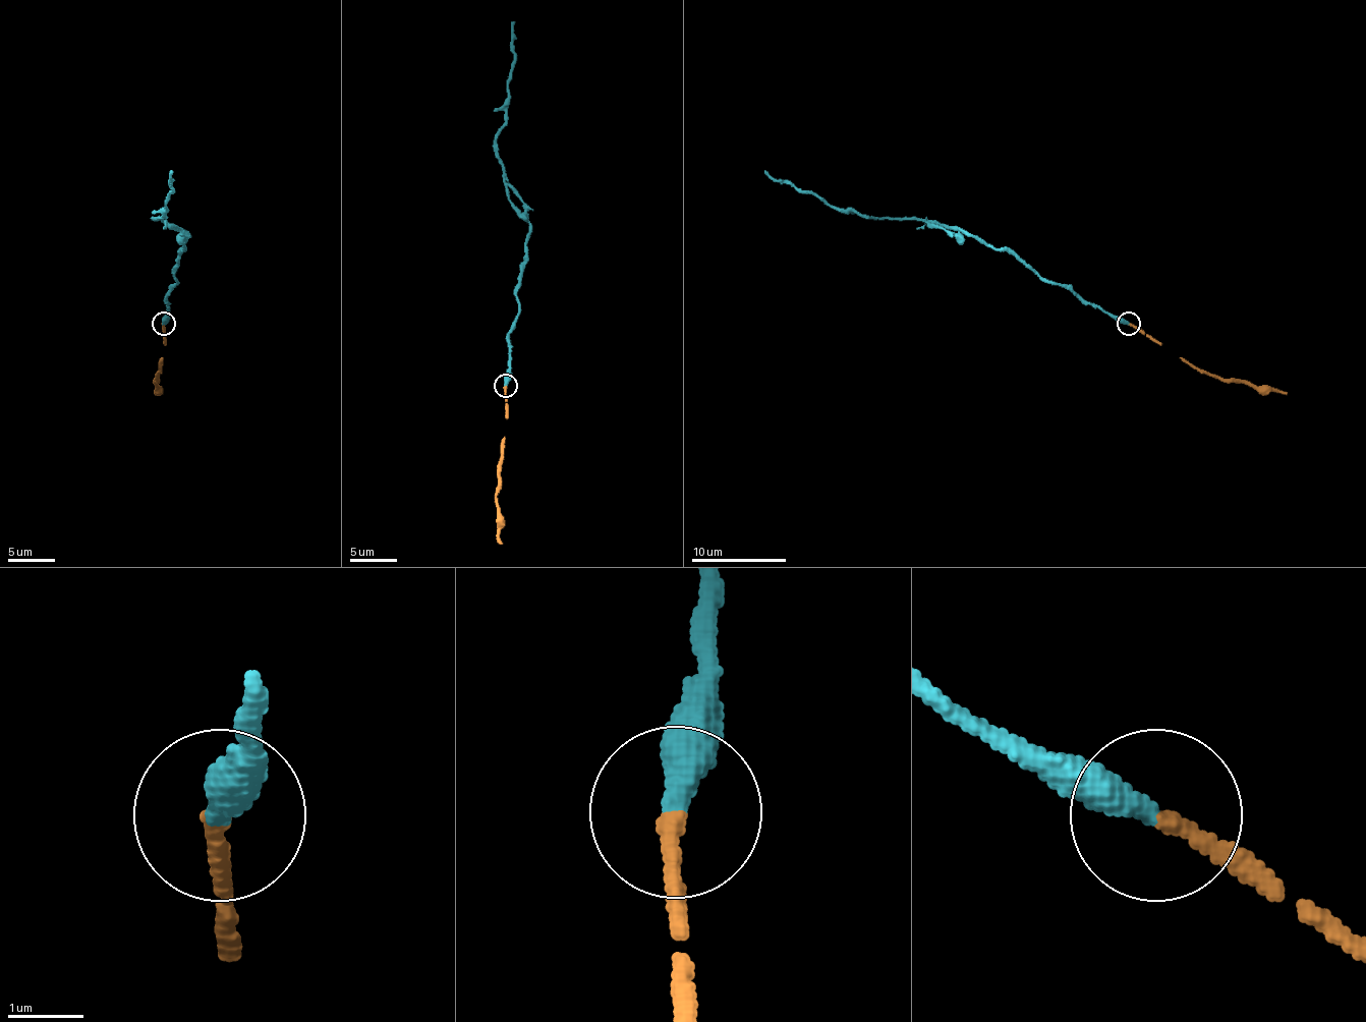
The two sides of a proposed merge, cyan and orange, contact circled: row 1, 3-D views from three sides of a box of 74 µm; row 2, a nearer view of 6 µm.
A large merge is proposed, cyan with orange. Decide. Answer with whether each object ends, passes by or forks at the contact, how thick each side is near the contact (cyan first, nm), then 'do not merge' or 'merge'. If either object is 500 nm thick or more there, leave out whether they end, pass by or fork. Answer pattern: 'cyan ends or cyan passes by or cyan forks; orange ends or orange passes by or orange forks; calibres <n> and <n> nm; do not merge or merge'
cyan ends; orange ends; calibres 400 and 220 nm; merge

